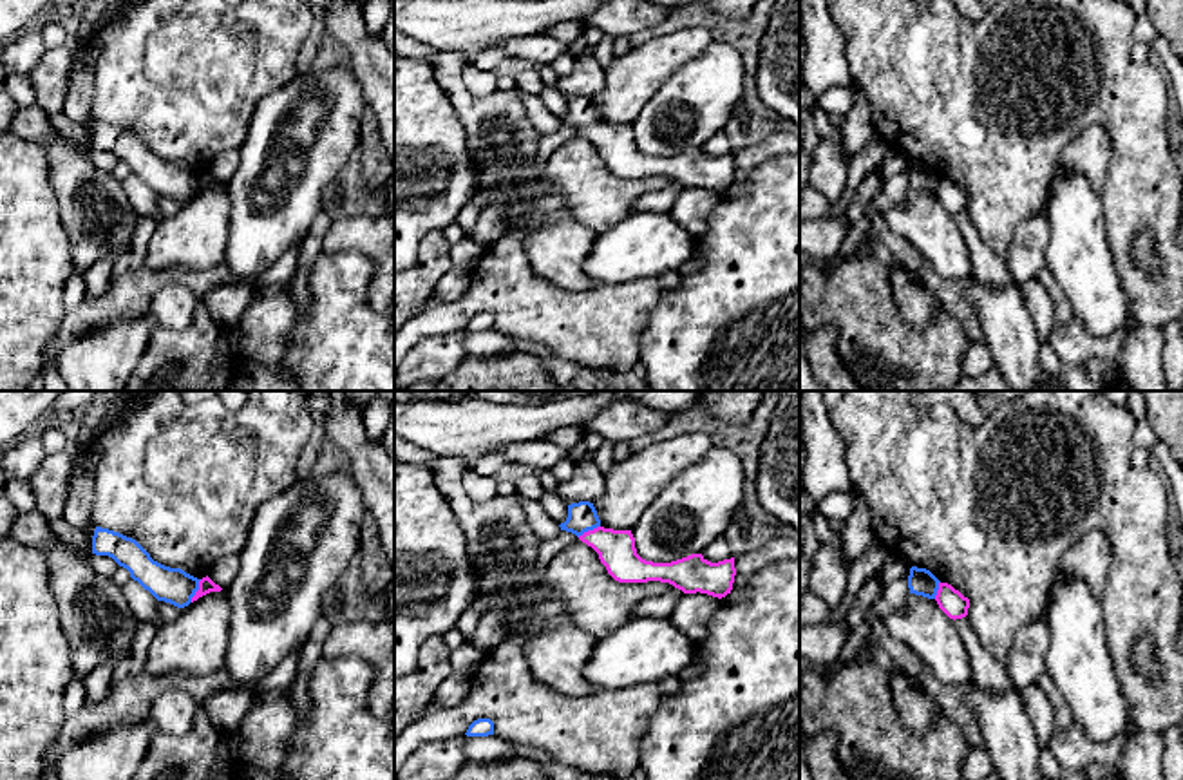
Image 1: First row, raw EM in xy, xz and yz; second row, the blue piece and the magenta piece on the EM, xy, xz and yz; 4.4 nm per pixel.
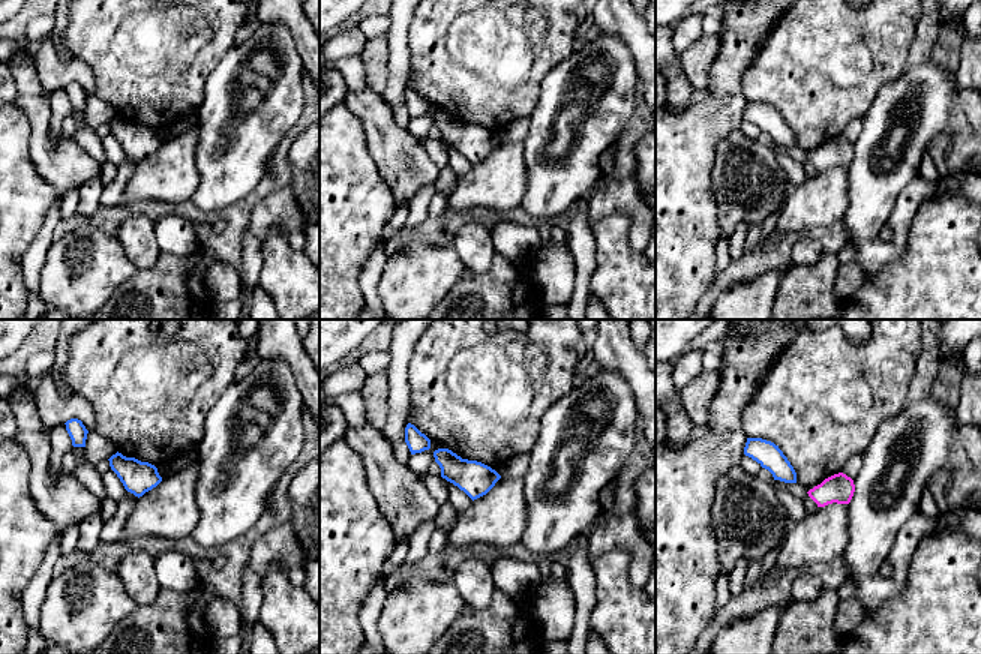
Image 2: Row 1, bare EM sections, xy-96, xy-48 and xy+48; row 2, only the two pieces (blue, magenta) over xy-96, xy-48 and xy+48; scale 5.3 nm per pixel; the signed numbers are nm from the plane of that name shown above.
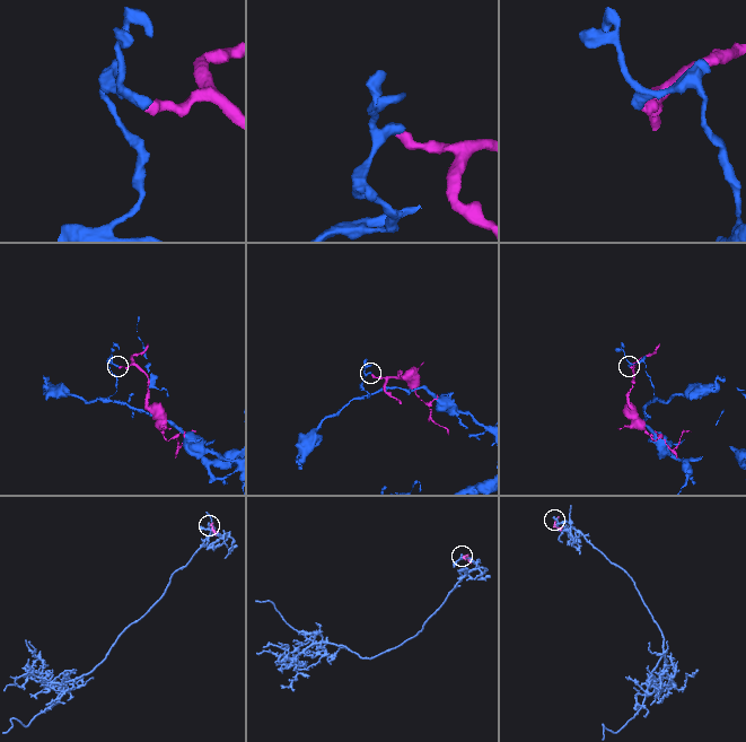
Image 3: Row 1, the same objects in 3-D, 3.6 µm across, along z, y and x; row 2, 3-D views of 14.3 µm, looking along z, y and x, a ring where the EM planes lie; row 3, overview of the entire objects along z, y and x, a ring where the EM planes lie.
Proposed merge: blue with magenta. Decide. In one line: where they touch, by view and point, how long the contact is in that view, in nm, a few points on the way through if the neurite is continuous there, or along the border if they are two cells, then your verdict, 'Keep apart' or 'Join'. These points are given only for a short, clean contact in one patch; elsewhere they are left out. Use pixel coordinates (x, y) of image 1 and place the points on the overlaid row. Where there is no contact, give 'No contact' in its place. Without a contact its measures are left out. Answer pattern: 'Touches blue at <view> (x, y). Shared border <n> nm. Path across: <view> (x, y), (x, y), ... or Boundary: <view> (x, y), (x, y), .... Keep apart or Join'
Touches blue at xy (196, 590). Shared border 120 nm. Boundary: xy (201, 580), (190, 601). Keep apart

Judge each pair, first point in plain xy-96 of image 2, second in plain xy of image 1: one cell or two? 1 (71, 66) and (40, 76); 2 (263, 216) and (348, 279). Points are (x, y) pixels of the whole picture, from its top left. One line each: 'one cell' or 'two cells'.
1: one cell
2: two cells

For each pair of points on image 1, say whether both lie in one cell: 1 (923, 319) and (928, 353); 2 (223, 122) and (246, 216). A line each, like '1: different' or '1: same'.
1: different
2: different

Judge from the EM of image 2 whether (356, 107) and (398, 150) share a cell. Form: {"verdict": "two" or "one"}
{"verdict": "one"}

